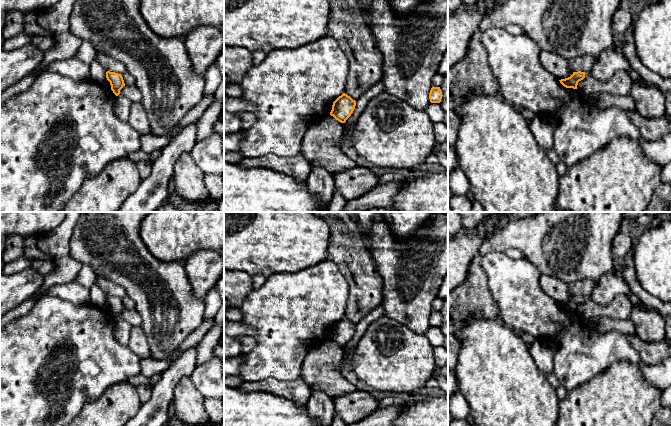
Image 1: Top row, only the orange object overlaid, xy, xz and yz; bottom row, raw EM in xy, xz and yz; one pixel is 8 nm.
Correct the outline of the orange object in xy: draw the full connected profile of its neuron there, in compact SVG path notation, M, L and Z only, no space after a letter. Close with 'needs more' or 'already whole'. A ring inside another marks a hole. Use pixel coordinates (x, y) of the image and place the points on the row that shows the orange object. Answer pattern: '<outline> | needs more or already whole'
M107 71L106 78L110 82L111 90L116 96L118 96L120 94L120 90L125 86L122 75Z | already whole

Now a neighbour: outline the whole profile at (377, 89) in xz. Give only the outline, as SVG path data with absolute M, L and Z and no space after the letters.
M383 79L374 85L371 89L366 91L358 100L356 100L356 106L351 116L346 120L347 125L353 125L357 122L359 116L364 111L367 103L377 95L384 92Z

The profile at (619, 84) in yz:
M625 70L617 71L607 81L601 82L588 76L578 82L577 89L583 95L594 93L608 93L614 96L626 96L630 94L633 81Z

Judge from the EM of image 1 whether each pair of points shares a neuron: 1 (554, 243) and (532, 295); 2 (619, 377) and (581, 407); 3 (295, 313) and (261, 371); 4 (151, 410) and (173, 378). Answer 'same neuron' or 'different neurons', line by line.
1: different neurons
2: same neuron
3: same neuron
4: same neuron

